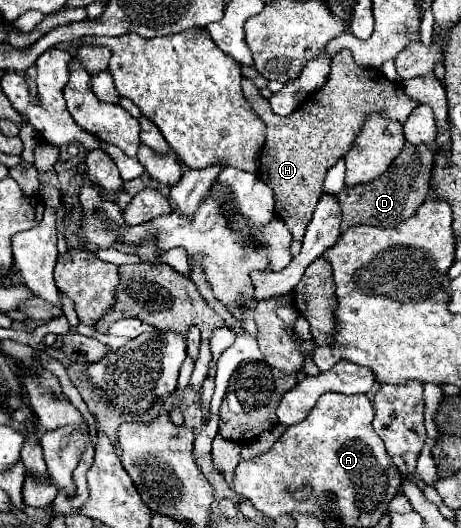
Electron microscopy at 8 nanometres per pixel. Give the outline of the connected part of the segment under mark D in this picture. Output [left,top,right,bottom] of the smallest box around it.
[336,143,434,231]

